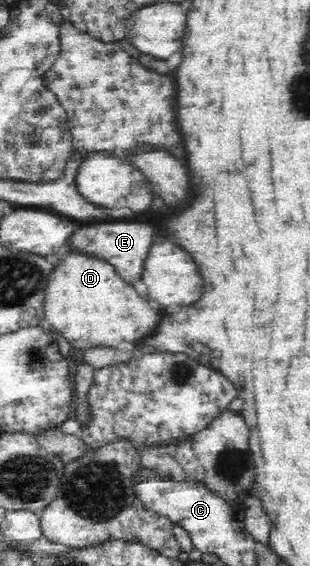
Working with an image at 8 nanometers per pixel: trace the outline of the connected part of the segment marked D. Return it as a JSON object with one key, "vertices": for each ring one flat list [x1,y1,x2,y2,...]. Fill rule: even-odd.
{"vertices":[[70,248,63,253,58,264,51,266,47,284,45,284,43,321,46,326,62,335,77,349,106,345,122,341,137,344,157,326,159,312,151,308,151,302,137,293,132,284,125,282,108,260,96,254,89,254,76,248]]}

